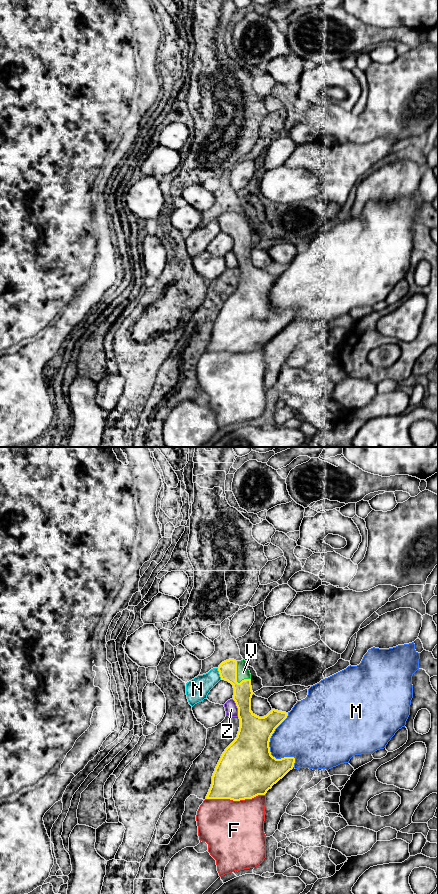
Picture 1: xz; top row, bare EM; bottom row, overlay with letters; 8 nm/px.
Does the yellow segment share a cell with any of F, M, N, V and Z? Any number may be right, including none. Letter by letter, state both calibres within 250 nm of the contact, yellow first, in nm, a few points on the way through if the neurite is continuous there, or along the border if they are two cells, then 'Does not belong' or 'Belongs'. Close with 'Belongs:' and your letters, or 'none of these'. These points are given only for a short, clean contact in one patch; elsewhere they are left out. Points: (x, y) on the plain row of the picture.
F: Thickness 440 nm (yellow) against 480 nm. Does not belong
M: Thickness 460 nm (yellow) against 320 nm. Does not belong
N: Thickness 150 nm (yellow) against 180 nm. Boundary: xz (217, 220), (221, 231). Does not belong
V: Thickness 150 nm (yellow) against 100 nm. Belongs
Z: Thickness 260 nm (yellow) against 100 nm. Does not belong
Belongs: V

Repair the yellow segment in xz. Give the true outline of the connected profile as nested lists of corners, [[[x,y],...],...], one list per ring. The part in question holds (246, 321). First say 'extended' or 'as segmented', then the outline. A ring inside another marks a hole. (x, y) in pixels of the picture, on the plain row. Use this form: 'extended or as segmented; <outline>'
extended; [[[243,211],[222,214],[218,223],[221,232],[233,237],[233,252],[238,260],[240,279],[235,292],[223,304],[212,328],[212,336],[206,351],[230,351],[240,353],[265,347],[280,331],[293,321],[295,310],[276,311],[271,307],[269,294],[275,281],[287,270],[288,265],[272,261],[266,268],[259,269],[251,263],[251,226]]]

